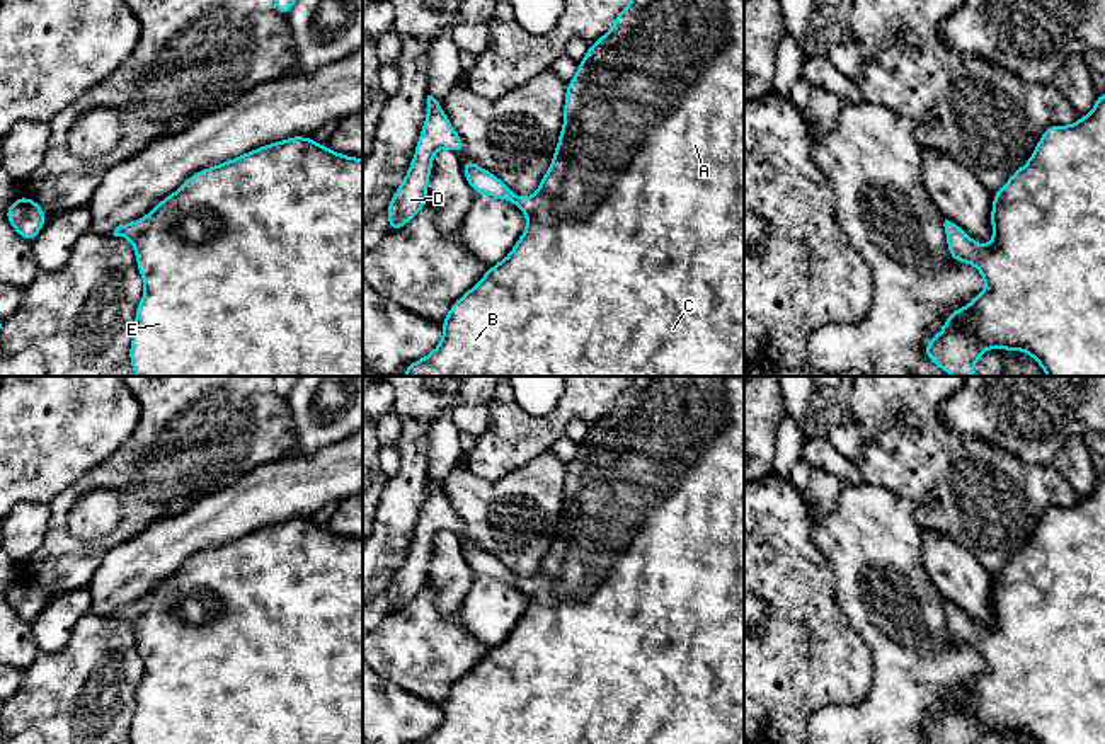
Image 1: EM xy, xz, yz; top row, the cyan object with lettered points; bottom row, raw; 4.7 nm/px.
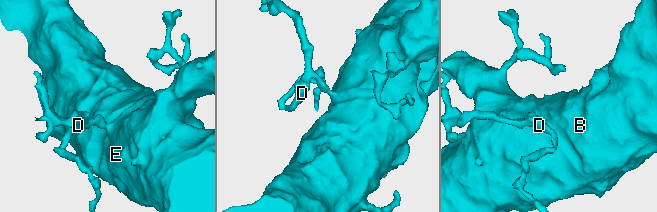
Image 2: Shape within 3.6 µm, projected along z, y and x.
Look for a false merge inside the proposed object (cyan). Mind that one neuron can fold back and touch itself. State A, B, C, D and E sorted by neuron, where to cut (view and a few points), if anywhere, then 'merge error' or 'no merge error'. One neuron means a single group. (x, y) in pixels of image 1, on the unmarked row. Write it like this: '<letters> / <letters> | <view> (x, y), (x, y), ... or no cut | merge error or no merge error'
A B C D E | no cut | no merge error

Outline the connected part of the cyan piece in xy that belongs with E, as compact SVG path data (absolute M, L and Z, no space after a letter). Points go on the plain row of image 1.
M310 518L264 526L191 557L146 598L119 606L114 618L133 625L145 672L135 696L131 744L363 744L363 541L335 535Z

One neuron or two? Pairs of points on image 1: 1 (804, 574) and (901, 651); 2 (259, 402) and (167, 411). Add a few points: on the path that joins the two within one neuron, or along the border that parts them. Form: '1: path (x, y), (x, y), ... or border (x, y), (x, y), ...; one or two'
1: border (826, 560), (833, 576), (836, 606), (857, 634); two
2: path (237, 406), (211, 406), (201, 411), (189, 411); one

